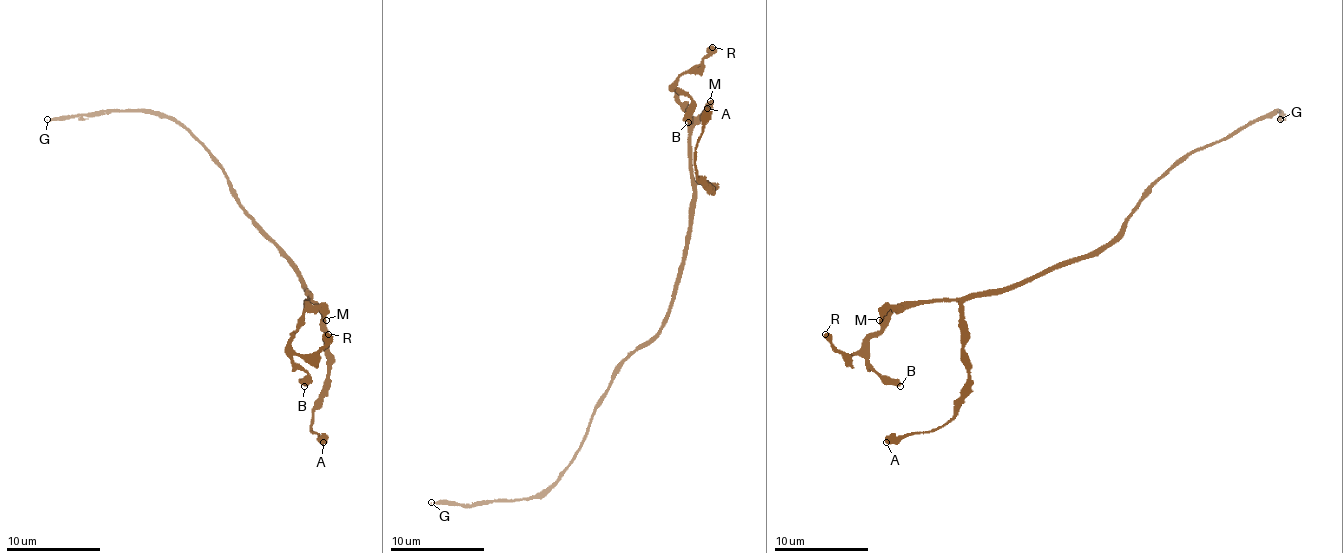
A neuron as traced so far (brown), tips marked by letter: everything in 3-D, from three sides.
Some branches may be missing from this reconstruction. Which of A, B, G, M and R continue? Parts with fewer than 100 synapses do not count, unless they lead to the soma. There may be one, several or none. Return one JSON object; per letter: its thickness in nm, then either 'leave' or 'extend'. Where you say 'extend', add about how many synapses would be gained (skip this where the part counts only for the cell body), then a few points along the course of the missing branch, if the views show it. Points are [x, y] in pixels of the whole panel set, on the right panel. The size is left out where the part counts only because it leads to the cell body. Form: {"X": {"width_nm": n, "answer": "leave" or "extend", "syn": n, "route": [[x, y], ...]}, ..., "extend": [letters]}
{"A": {"width_nm": 600, "answer": "leave"}, "B": {"width_nm": 550, "answer": "leave"}, "G": {"width_nm": 160, "answer": "extend", "syn": 180}, "M": {"width_nm": 360, "answer": "leave"}, "R": {"width_nm": 600, "answer": "leave"}, "extend": ["G"]}

